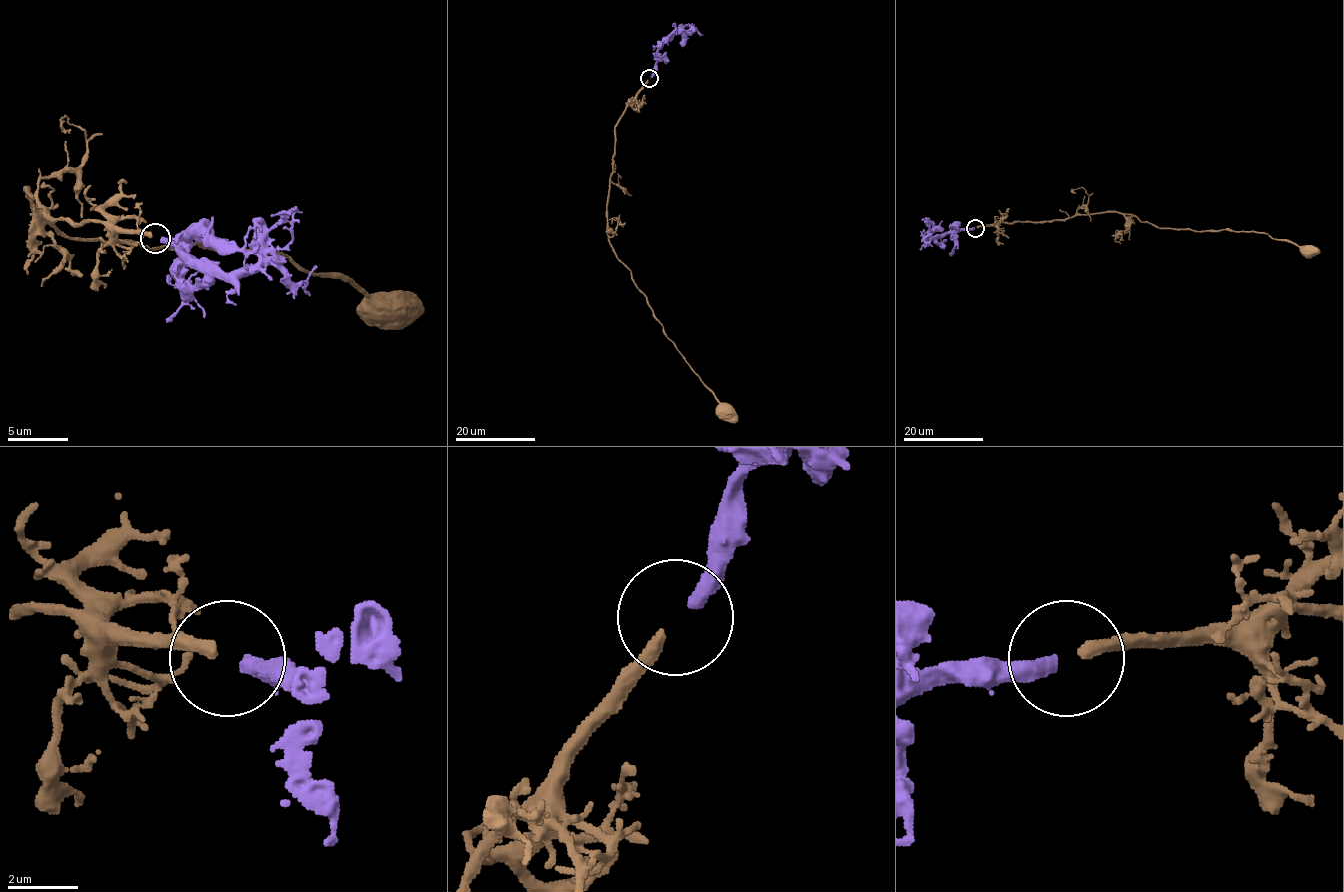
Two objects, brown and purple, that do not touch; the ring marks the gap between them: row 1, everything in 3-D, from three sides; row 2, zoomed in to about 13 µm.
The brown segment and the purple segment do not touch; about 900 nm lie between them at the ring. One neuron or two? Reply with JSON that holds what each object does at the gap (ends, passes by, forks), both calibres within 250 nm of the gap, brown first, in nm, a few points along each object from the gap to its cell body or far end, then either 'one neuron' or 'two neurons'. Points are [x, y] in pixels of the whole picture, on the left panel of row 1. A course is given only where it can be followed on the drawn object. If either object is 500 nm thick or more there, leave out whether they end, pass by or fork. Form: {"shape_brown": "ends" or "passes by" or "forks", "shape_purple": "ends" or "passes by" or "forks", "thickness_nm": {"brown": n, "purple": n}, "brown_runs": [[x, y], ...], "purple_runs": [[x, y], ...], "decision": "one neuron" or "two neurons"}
{"shape_brown": "ends", "shape_purple": "ends", "thickness_nm": {"brown": 340, "purple": 440}, "brown_runs": [[150, 238], [53, 220], [29, 190], [29, 208], [71, 238], [283, 254], [308, 272], [338, 272], [383, 311]], "purple_runs": [[159, 238], [168, 241], [177, 251], [214, 260], [226, 272], [247, 269], [241, 251], [208, 232], [214, 217]], "decision": "one neuron"}

